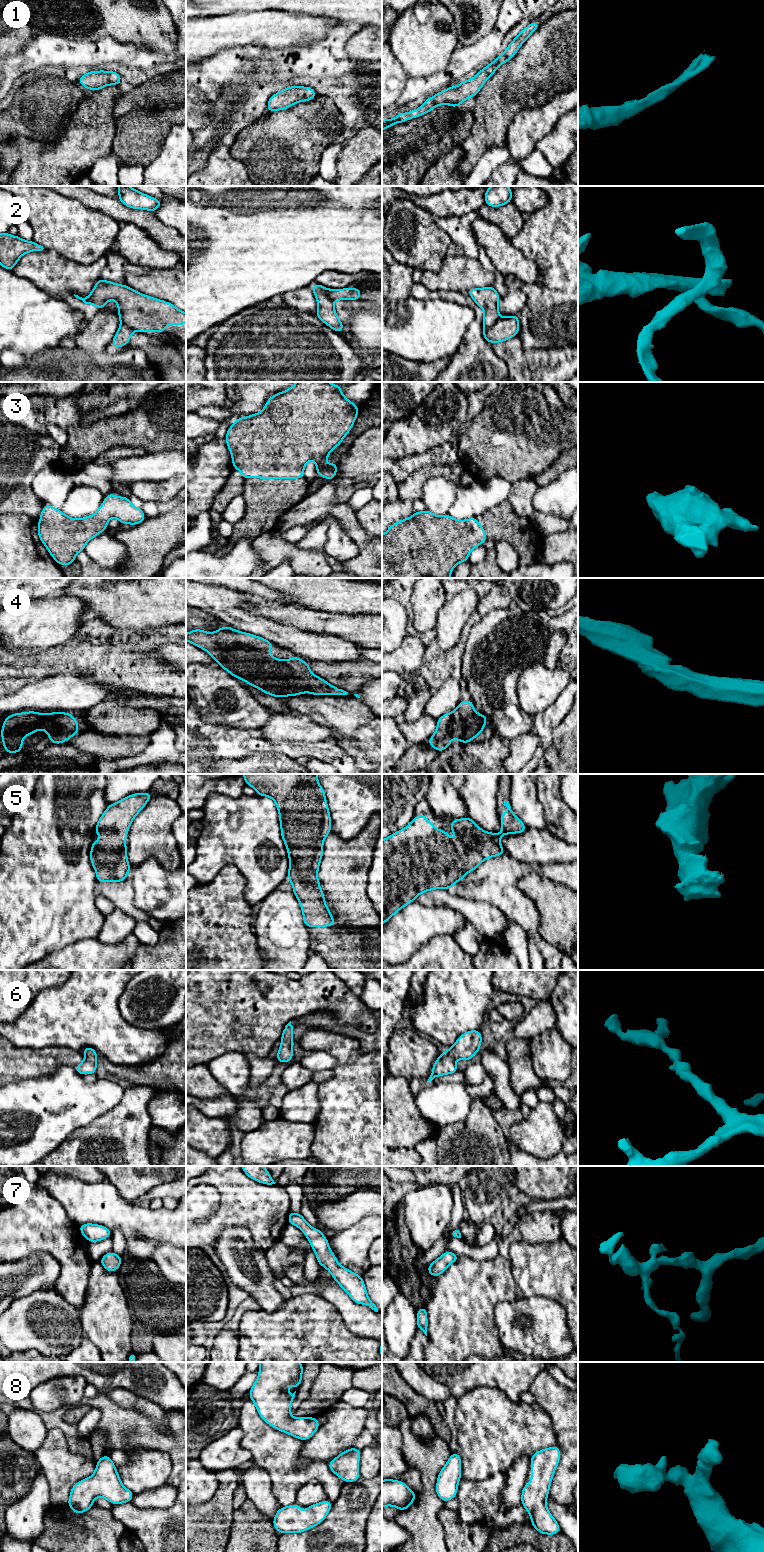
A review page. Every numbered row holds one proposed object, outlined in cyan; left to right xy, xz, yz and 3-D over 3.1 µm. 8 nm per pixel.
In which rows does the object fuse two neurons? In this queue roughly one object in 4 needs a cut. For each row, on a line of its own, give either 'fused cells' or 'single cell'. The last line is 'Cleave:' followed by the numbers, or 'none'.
1: single cell
2: fused cells
3: single cell
4: single cell
5: single cell
6: single cell
7: single cell
8: single cell
Cleave: 2

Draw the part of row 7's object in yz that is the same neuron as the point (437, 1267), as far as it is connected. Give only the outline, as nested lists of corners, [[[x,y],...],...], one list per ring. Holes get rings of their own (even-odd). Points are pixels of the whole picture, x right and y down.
[[[447,1250],[428,1266],[427,1272],[432,1276],[438,1277],[444,1273],[451,1263],[456,1262],[459,1258],[460,1256]]]

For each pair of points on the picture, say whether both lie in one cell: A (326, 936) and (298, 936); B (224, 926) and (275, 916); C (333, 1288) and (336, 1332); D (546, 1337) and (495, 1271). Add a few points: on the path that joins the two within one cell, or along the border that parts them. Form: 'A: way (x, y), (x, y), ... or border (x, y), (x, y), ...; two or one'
A: border (310, 935), (308, 954); two
B: border (255, 912), (252, 925); two
C: border (315, 1293), (326, 1299), (336, 1309), (345, 1327); two
D: border (519, 1296), (512, 1301), (500, 1301), (495, 1307); two

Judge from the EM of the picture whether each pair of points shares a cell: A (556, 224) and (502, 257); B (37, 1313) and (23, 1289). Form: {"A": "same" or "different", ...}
{"A": "different", "B": "different"}

